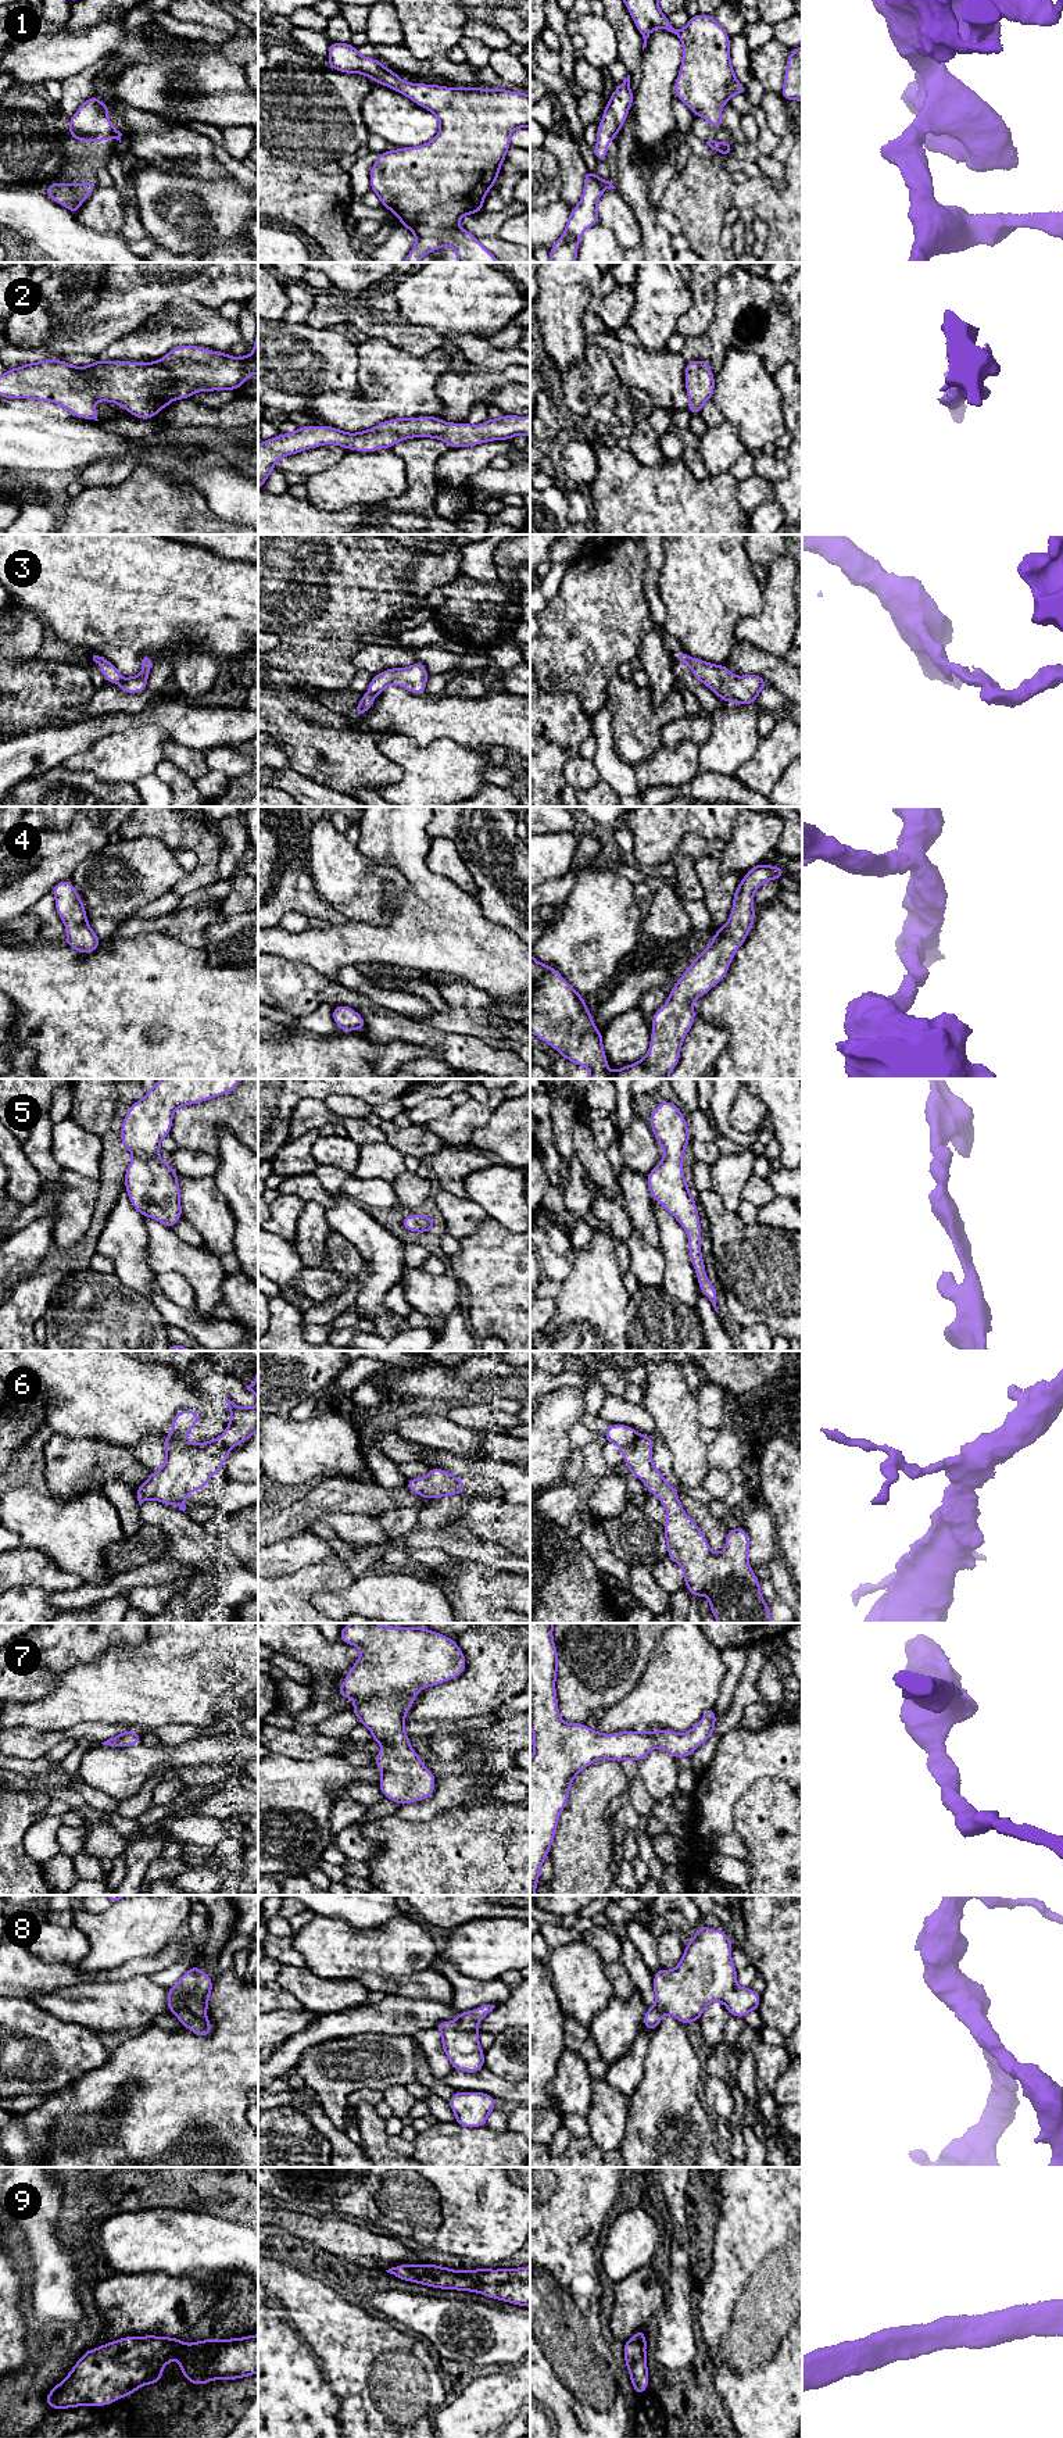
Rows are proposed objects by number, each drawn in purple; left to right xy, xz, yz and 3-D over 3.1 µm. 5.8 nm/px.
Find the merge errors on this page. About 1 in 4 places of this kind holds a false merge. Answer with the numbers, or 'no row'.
no row

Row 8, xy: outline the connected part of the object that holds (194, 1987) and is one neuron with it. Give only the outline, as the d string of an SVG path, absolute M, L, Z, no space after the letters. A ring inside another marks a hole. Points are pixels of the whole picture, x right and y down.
M193 1965L173 1987L167 1988L167 2008L176 2015L182 2027L198 2037L208 2037L212 2030L207 2019L212 1984L208 1973Z

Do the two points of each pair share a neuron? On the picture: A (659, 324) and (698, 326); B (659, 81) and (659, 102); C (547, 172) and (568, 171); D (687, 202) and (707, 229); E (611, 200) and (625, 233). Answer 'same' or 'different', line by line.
A: different
B: same
C: different
D: same
E: same

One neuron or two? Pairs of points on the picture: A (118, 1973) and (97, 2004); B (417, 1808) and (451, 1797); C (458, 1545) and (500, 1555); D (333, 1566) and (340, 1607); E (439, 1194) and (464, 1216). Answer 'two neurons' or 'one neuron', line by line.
A: two neurons
B: one neuron
C: one neuron
D: two neurons
E: one neuron

